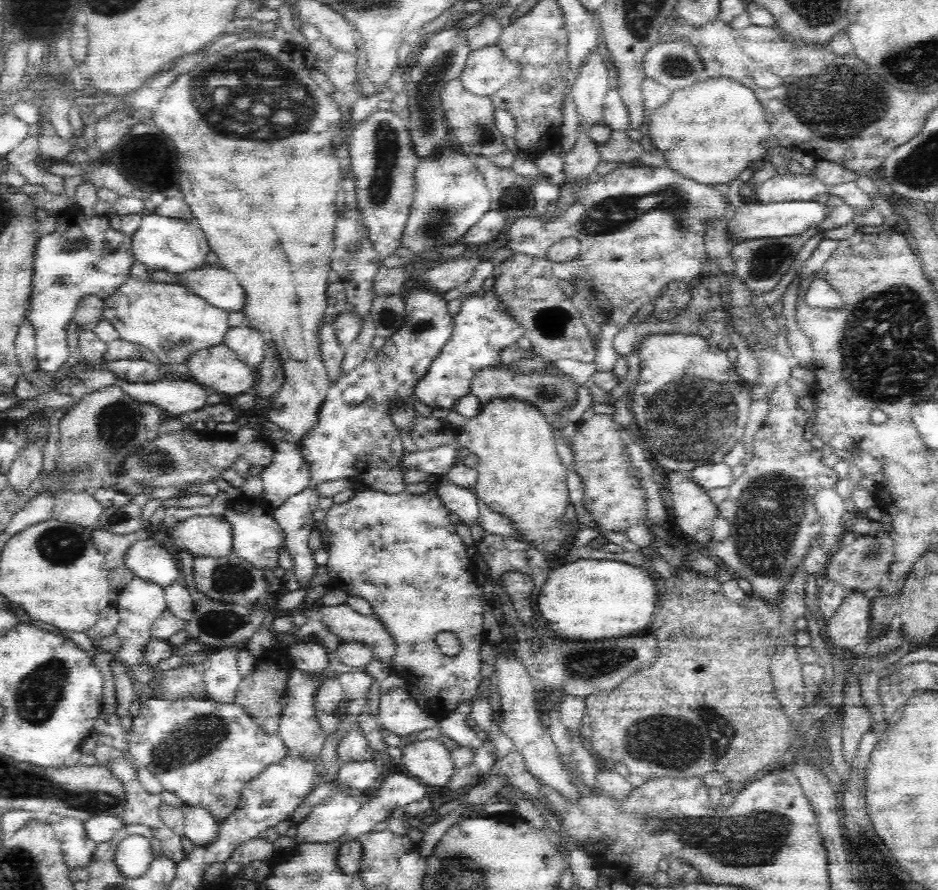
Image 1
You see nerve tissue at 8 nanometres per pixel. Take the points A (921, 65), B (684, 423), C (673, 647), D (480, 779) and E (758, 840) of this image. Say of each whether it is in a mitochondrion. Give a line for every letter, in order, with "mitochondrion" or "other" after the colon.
A: mitochondrion
B: mitochondrion
C: other
D: other
E: mitochondrion

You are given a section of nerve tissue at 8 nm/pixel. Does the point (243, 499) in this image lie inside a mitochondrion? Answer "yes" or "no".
no

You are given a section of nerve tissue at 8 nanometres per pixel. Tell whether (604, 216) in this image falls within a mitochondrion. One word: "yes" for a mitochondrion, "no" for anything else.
yes

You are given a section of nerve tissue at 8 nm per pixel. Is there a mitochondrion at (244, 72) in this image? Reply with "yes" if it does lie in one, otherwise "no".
yes

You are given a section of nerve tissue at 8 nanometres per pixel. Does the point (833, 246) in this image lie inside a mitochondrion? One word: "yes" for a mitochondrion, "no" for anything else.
no

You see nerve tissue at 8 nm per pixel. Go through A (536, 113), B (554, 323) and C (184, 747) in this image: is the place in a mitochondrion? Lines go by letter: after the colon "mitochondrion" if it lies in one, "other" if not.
A: other
B: mitochondrion
C: mitochondrion

